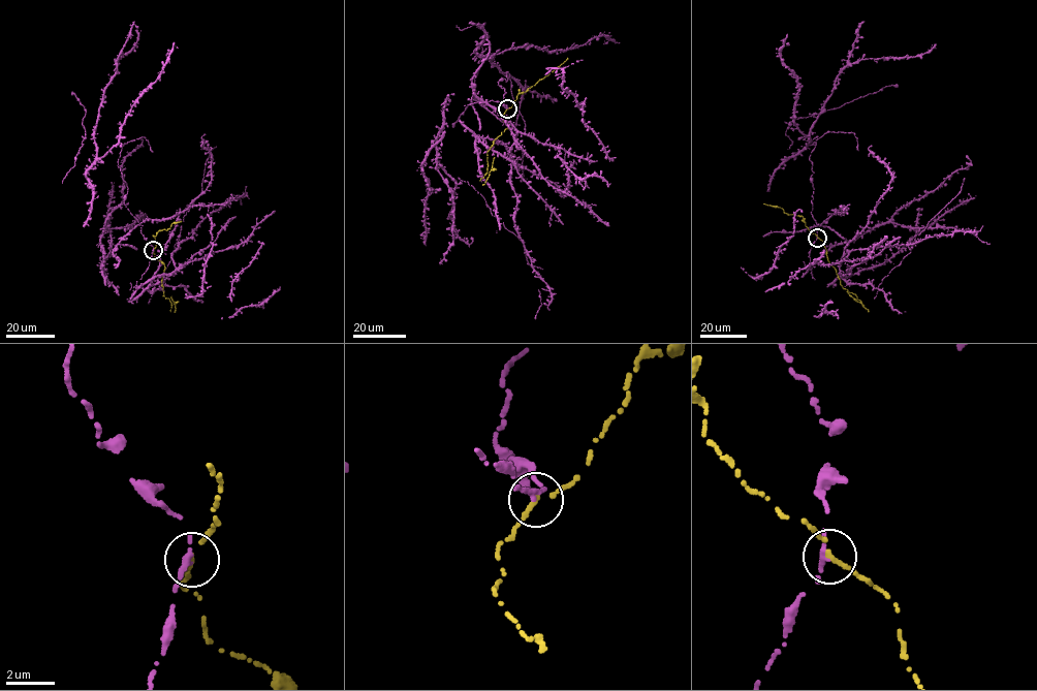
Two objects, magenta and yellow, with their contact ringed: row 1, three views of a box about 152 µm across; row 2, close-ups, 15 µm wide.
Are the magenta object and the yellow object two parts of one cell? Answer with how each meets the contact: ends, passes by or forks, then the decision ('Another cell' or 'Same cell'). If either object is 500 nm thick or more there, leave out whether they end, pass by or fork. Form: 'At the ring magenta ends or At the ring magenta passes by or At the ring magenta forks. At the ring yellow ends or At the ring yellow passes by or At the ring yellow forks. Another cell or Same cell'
At the ring magenta passes by. At the ring yellow passes by. Another cell

